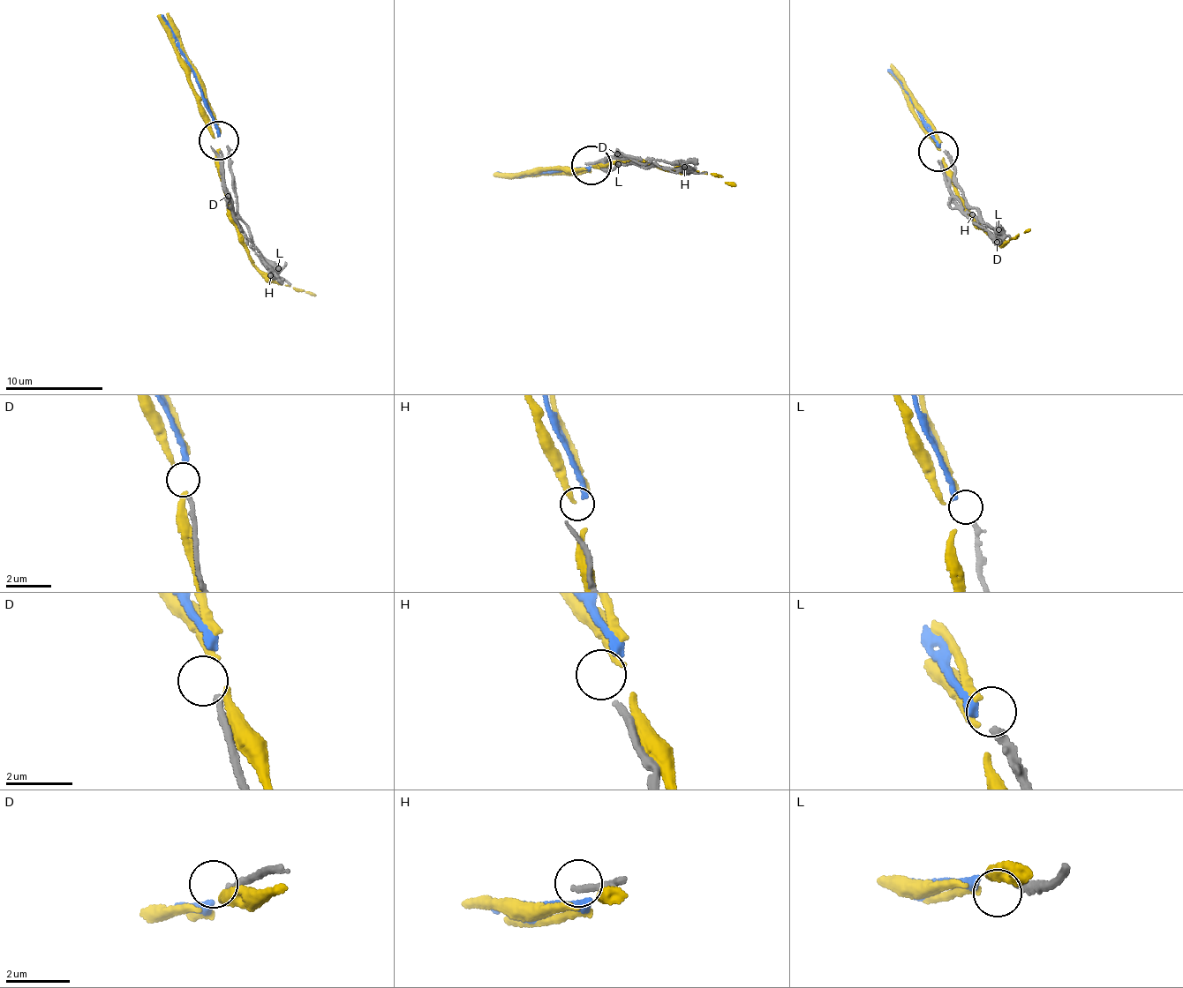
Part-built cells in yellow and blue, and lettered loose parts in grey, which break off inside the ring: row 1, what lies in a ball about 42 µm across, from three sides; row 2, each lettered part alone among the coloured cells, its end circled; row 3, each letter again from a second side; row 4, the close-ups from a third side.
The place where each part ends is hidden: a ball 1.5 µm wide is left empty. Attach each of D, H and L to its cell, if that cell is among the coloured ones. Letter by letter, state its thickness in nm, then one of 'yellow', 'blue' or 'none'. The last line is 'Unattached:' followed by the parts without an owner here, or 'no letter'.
D: 180 nm thick; none
H: 160 nm thick; none
L: 220 nm thick; yellow
Unattached: D, H

